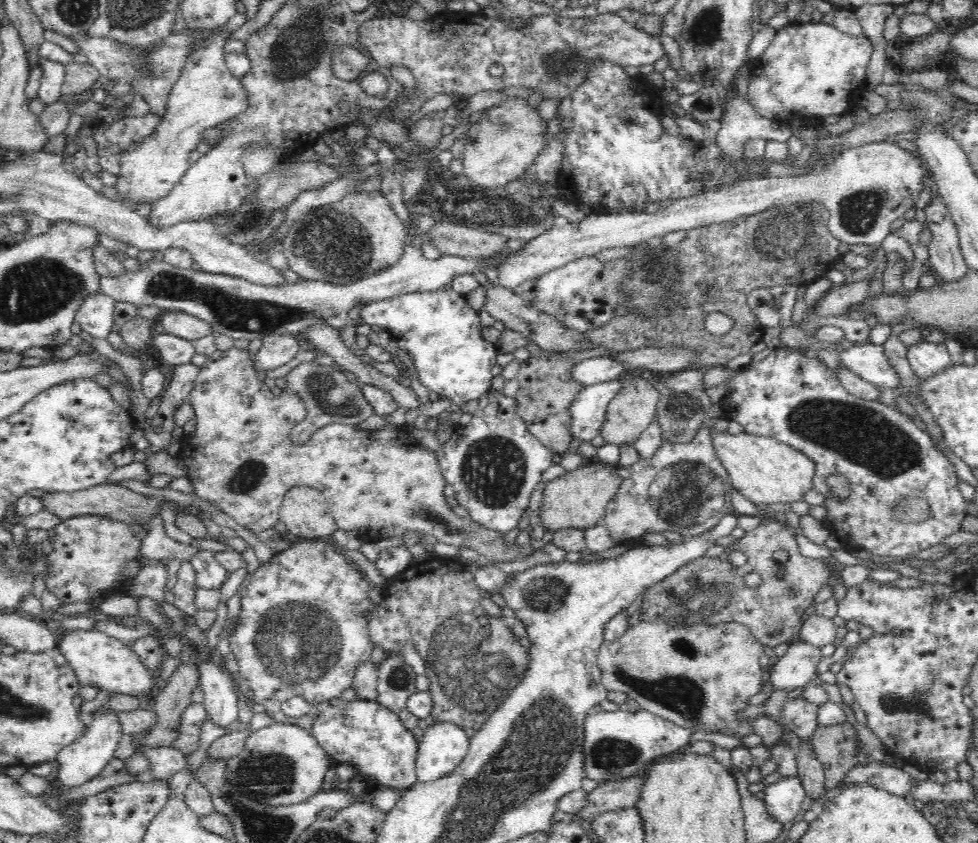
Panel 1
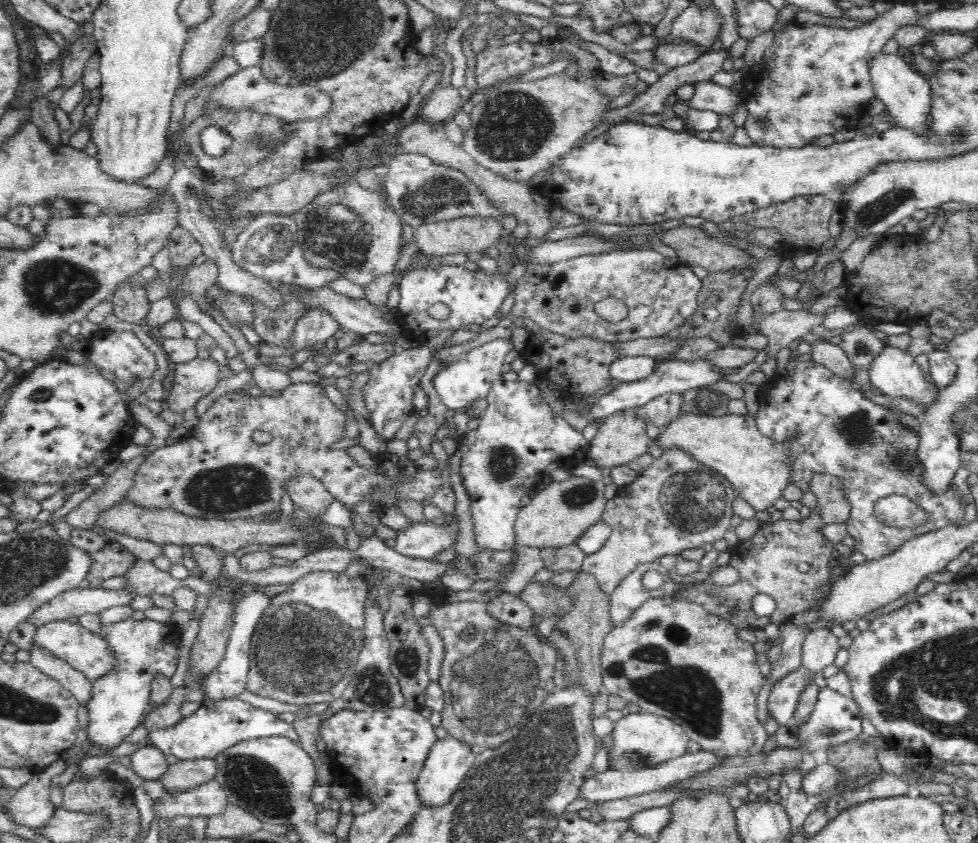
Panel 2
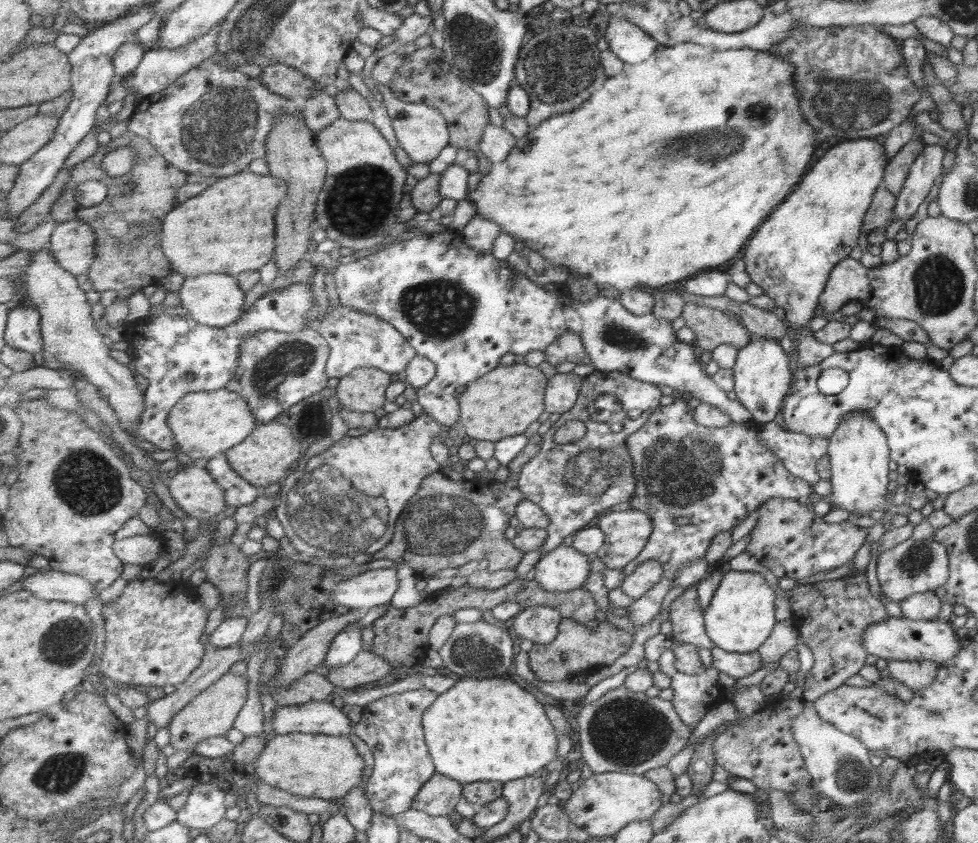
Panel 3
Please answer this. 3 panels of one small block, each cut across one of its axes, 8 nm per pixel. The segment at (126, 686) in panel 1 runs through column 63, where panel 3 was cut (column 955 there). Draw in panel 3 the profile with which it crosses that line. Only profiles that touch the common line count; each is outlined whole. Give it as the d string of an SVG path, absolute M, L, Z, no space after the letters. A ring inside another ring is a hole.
M887 615L880 622L868 624L861 636L861 647L866 654L876 656L878 659L884 659L886 662L897 661L900 659L903 662L925 661L935 662L936 666L944 666L959 650L962 640L955 636L954 630L951 628L950 622L925 621L925 620L908 620L907 618L893 618Z

